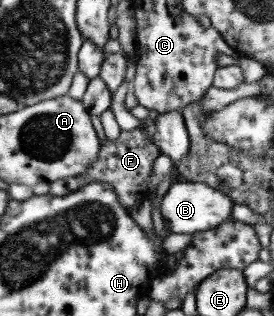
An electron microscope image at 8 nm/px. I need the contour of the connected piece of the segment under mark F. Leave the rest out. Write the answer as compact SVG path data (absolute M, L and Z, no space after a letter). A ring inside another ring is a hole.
M141 128L132 131L120 131L119 137L115 140L106 140L100 146L100 153L97 161L87 169L83 175L75 178L65 178L63 180L53 181L50 184L50 192L55 196L63 196L73 193L75 190L91 183L92 181L106 181L118 194L119 203L129 209L144 198L147 198L148 179L153 173L155 159L160 157L159 148L152 141L151 135L145 134ZM151 140L151 142L146 142Z

